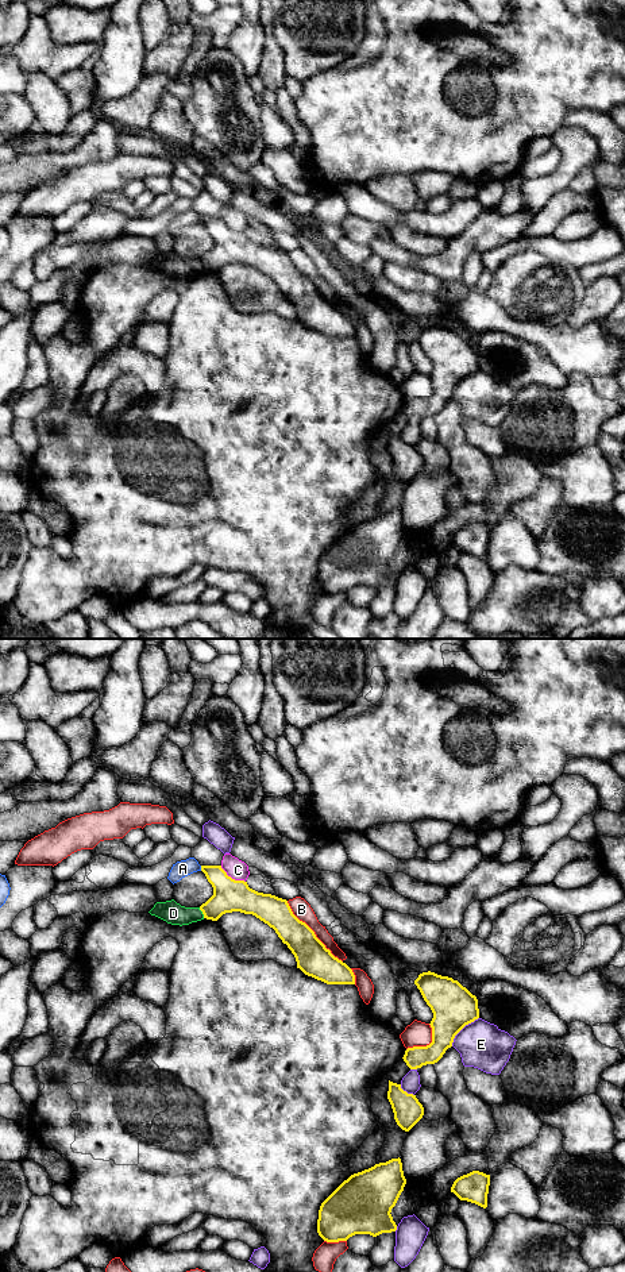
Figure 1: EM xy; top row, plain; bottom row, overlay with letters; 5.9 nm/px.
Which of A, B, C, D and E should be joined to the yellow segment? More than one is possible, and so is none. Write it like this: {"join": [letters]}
{"join": []}

